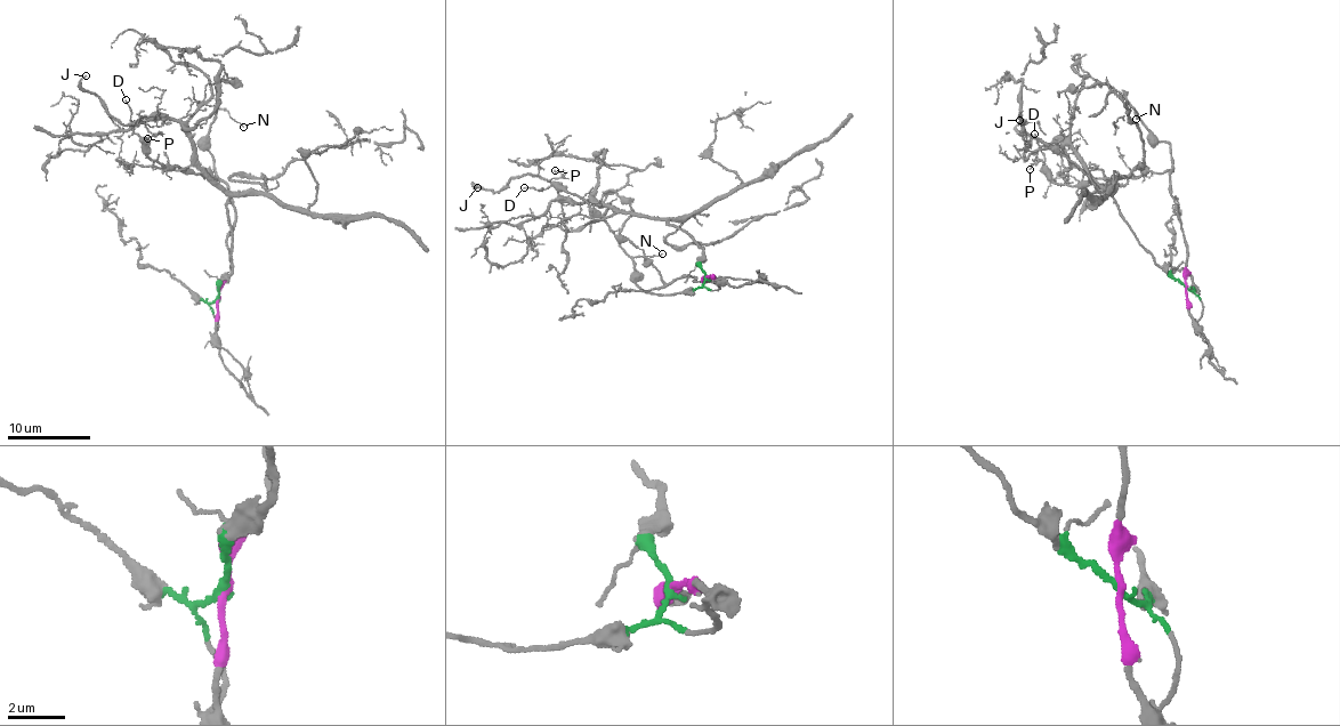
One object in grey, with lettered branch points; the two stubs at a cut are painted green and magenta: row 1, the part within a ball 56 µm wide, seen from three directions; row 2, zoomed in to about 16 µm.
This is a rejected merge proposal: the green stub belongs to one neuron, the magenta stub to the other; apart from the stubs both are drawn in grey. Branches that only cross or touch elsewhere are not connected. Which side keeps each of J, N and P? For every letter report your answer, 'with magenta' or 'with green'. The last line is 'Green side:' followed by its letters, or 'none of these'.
J: with green
N: with magenta
P: with green
Green side: J, P

